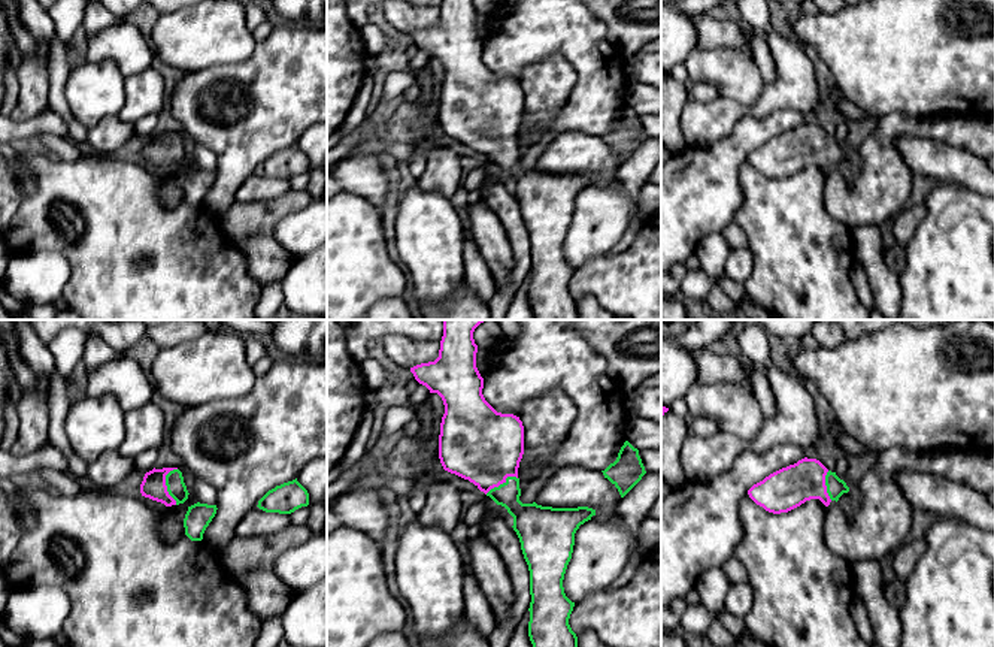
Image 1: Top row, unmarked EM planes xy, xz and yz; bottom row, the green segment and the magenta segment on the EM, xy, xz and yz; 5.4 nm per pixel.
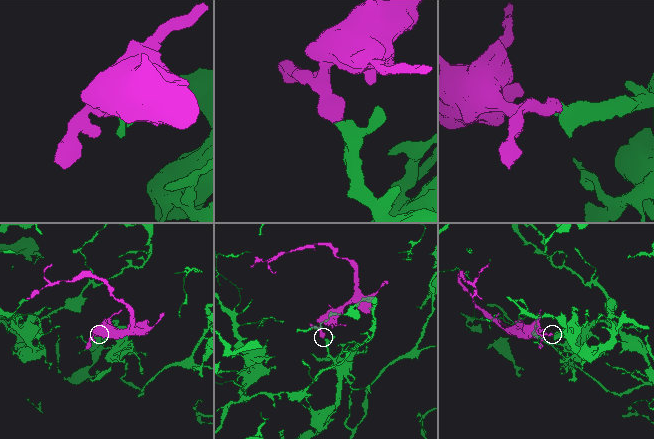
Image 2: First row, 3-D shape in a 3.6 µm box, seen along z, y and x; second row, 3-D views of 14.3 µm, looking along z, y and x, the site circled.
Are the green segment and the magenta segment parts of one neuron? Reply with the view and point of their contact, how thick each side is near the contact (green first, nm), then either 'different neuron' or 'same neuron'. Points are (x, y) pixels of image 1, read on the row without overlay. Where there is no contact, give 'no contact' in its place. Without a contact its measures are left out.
xy (166, 150) | 100/130 nm | same neuron

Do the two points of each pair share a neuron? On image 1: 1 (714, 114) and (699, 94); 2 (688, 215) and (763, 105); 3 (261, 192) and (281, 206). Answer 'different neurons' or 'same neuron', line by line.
1: different neurons
2: different neurons
3: different neurons

